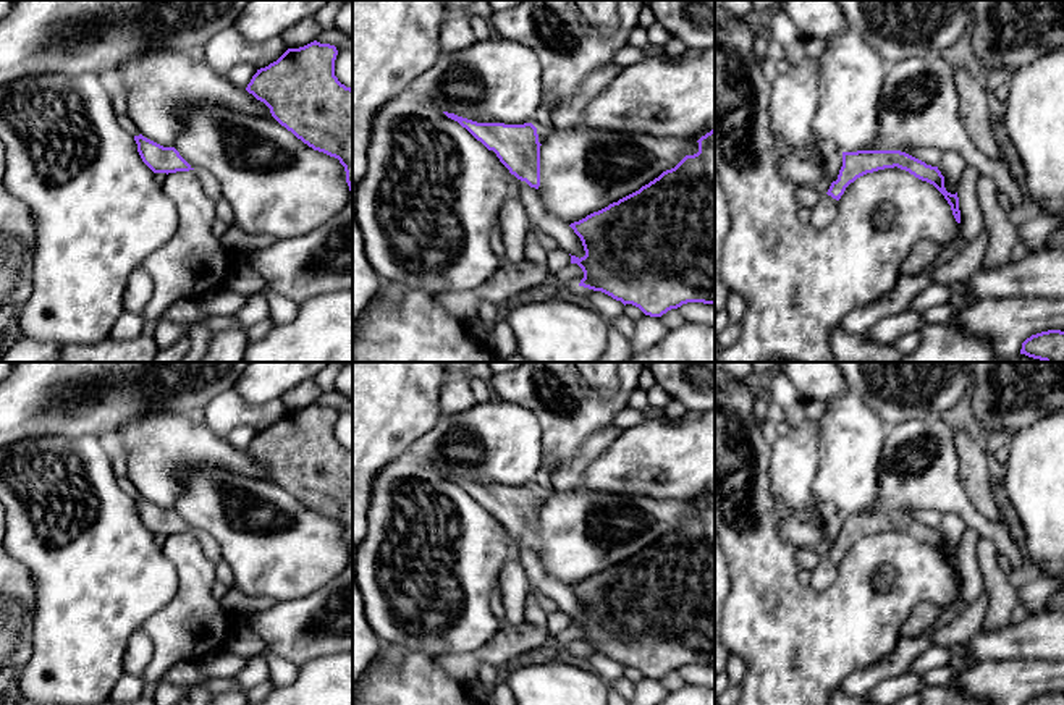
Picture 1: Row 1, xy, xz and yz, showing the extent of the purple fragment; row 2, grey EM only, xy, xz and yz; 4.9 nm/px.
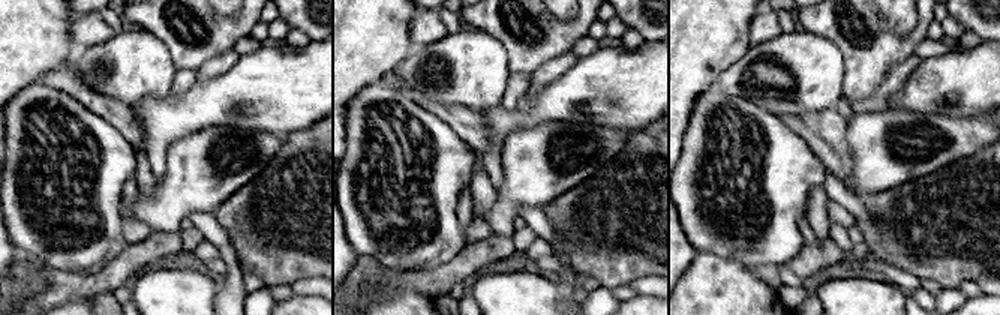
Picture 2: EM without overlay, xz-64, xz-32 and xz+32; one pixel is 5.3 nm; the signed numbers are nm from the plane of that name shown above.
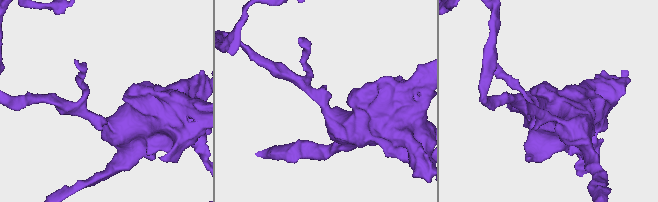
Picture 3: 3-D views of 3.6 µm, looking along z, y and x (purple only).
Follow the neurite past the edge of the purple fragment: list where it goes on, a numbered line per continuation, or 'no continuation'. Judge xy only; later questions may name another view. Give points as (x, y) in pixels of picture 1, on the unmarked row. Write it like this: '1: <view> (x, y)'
no continuation

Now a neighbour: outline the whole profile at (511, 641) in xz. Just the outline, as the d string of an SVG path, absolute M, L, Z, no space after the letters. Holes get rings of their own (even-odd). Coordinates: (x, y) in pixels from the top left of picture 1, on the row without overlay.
M530 623L501 626L501 629L479 650L467 655L443 655L438 665L451 678L472 687L479 679L479 666L487 663L501 668L516 656L535 650L550 642L543 627Z

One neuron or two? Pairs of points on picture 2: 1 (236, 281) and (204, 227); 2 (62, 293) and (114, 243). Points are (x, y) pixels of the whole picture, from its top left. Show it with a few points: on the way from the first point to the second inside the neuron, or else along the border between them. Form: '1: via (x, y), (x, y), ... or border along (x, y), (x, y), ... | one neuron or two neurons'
1: via (231, 267), (228, 252), (218, 239) | one neuron
2: border along (114, 260), (90, 273), (51, 270) | two neurons

